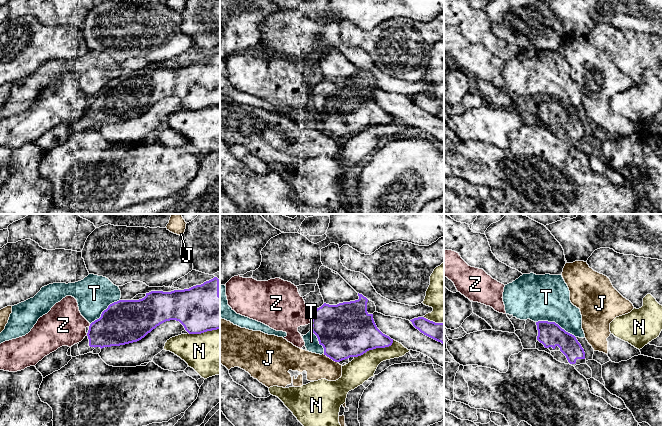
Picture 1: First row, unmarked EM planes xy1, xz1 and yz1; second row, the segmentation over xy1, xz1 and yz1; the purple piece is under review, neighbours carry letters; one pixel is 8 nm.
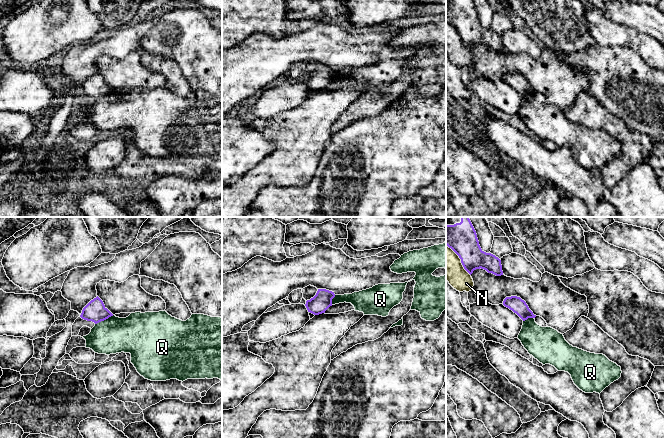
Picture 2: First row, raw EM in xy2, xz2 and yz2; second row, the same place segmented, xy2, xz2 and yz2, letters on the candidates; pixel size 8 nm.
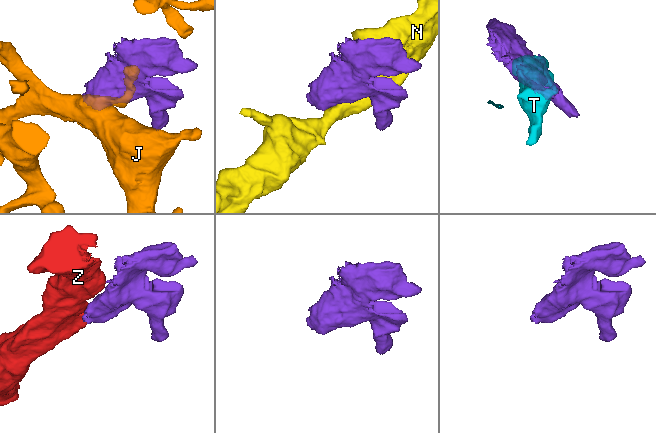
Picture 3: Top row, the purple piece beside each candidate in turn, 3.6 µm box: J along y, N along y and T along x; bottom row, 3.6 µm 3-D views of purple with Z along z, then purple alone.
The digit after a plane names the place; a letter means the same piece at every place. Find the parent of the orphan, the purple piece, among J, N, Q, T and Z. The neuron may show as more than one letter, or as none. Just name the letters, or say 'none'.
none

